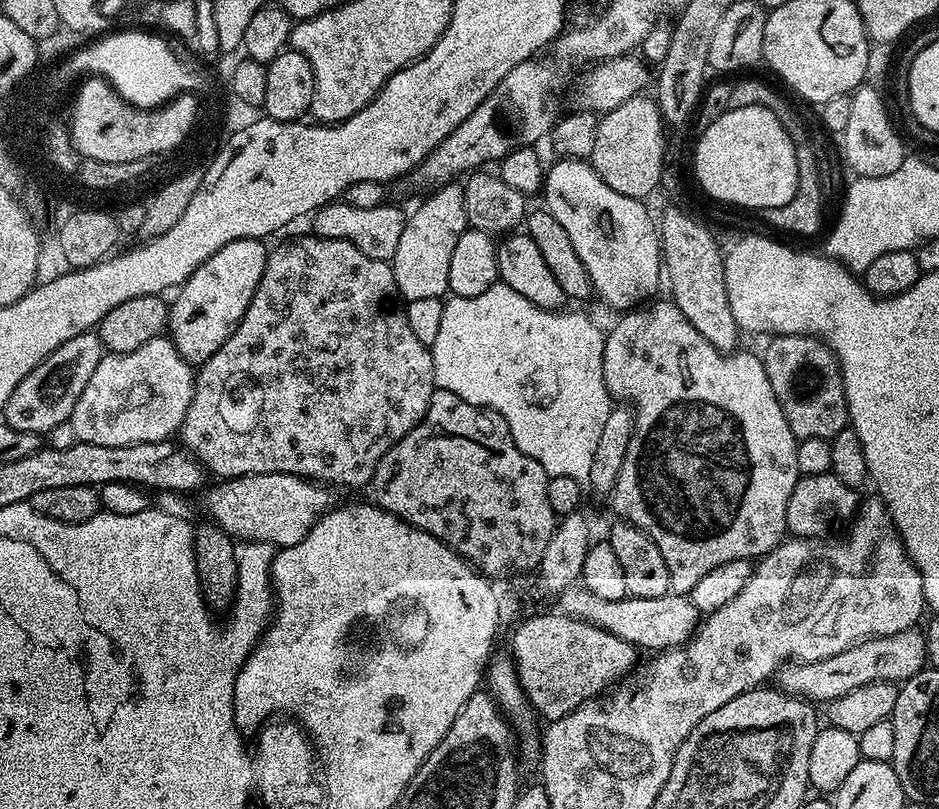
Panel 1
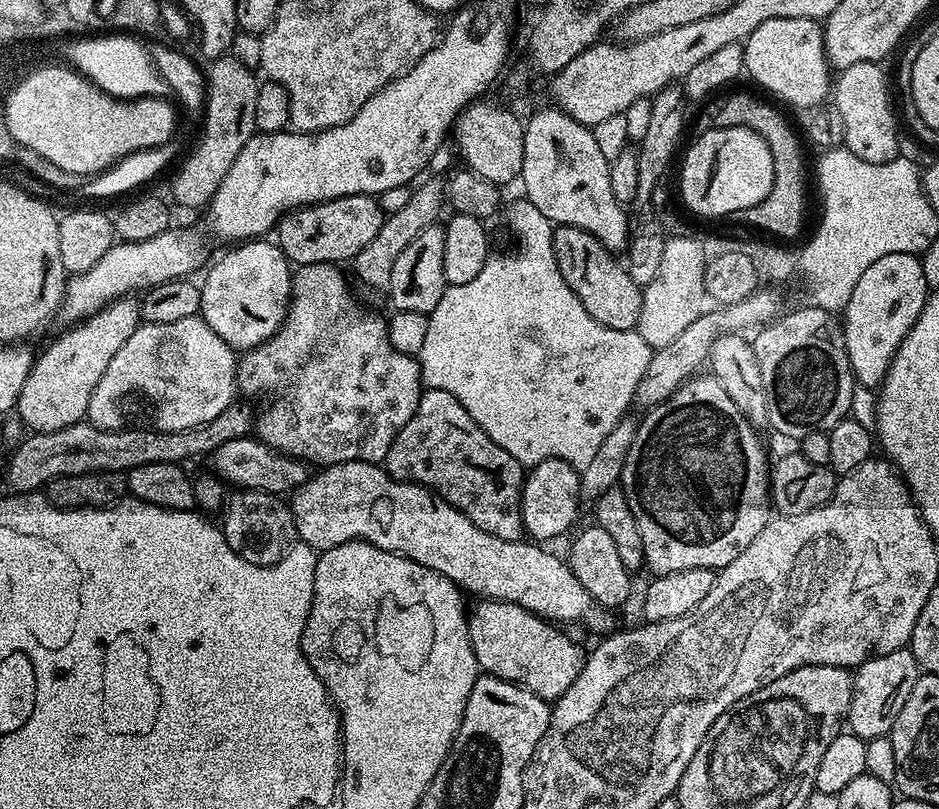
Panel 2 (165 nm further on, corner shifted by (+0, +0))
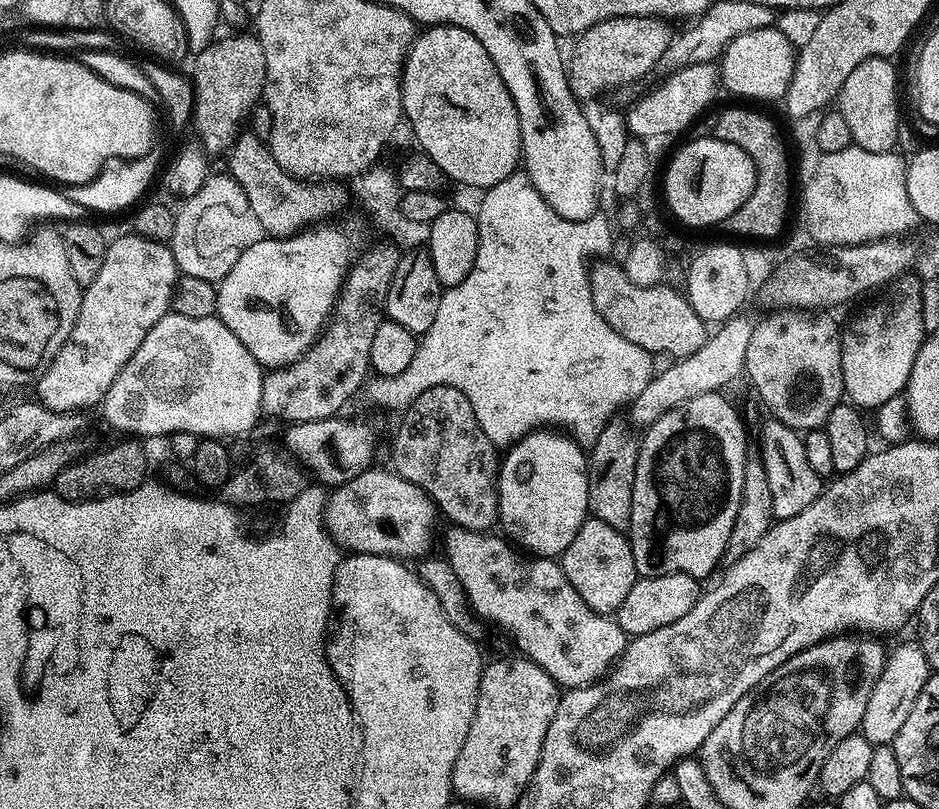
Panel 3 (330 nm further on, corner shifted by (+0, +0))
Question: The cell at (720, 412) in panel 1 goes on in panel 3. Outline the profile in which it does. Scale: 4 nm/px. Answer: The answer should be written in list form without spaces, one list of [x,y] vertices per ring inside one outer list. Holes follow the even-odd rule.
[[[720,392],[702,394],[647,425],[640,441],[638,470],[634,470],[634,502],[627,535],[634,550],[634,566],[640,576],[690,574],[705,578],[724,559],[738,502],[742,502],[744,463],[750,459],[748,436],[736,408]]]

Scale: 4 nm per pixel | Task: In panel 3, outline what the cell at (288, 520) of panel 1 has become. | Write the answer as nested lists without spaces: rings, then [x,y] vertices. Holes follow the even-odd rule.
[[[373,466],[364,472],[356,472],[350,482],[331,489],[328,505],[324,508],[324,524],[333,540],[349,553],[361,552],[393,558],[423,557],[427,553],[424,551],[432,544],[432,523],[438,517],[438,509],[423,490],[414,486],[414,482],[406,482],[406,478],[402,478],[396,471],[385,468]]]

